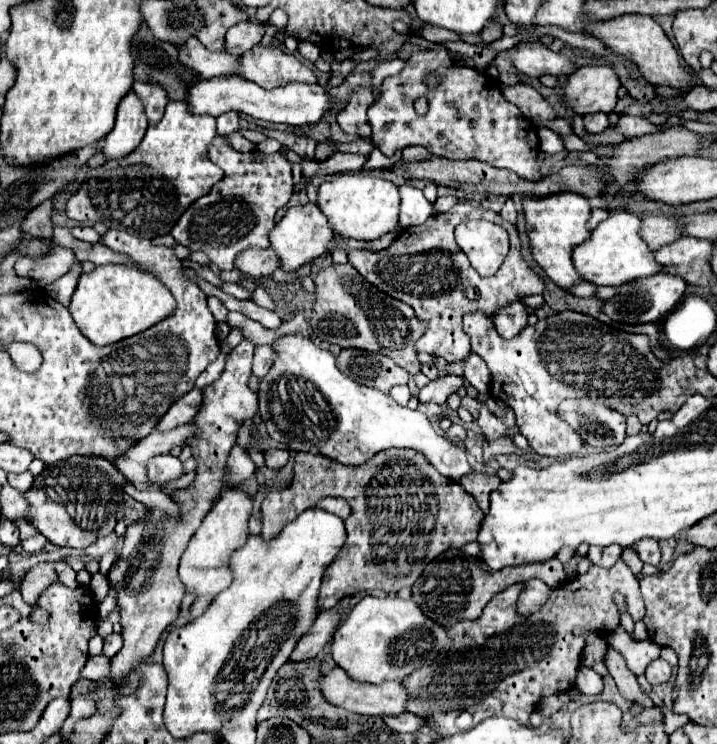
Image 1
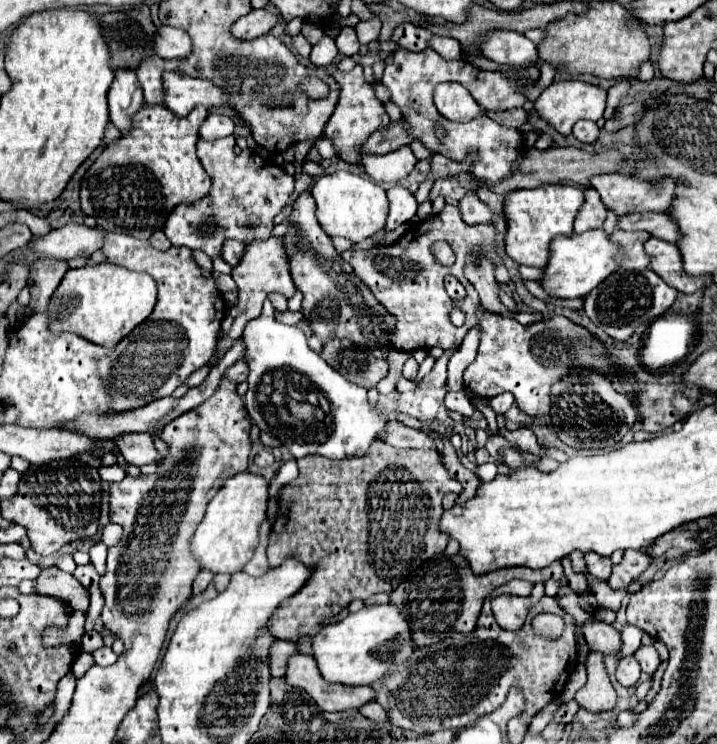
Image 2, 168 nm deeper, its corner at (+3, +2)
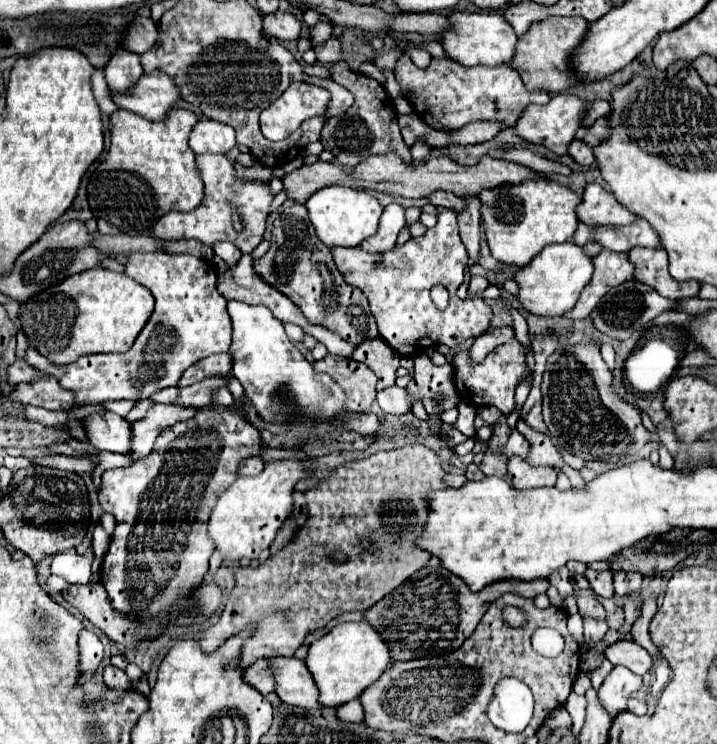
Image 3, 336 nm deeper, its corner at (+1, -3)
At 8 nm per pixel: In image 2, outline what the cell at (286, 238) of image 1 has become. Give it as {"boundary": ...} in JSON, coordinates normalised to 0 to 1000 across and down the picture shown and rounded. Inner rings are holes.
{"boundary":[[[374,320],[365,325],[351,325],[343,331],[343,339],[338,344],[338,349],[332,352],[332,358],[324,360],[321,371],[326,374],[329,384],[332,384],[332,398],[335,406],[318,417],[315,427],[310,430],[310,441],[307,441],[307,452],[304,452],[304,462],[298,470],[298,481],[293,487],[293,492],[301,492],[301,487],[324,468],[326,460],[332,460],[338,454],[338,444],[343,438],[346,430],[357,427],[365,417],[365,406],[374,401],[377,392],[388,392],[393,398],[399,398],[402,403],[410,398],[413,387],[410,379],[404,374],[402,358],[399,358],[399,336],[393,331],[393,320]]]}

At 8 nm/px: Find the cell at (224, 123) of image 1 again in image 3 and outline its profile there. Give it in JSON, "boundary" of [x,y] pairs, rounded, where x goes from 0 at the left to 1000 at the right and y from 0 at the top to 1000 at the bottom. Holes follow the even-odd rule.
{"boundary":[[[279,160],[265,181],[265,198],[271,206],[318,206],[329,195],[326,173],[307,163]]]}

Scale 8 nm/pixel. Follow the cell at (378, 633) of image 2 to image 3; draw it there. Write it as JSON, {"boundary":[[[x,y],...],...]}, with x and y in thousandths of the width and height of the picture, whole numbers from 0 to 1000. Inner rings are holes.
{"boundary":[[[474,837],[460,851],[438,862],[430,872],[430,883],[424,886],[432,899],[441,921],[446,923],[446,945],[455,950],[474,950],[505,934],[510,923],[516,923],[547,891],[541,864],[524,853],[524,845],[505,837]]]}

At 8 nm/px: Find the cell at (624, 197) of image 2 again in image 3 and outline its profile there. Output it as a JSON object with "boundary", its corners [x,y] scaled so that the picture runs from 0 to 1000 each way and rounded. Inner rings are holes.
{"boundary":[[[834,246],[817,249],[803,286],[806,294],[820,302],[876,302],[890,294],[890,289],[876,284],[851,257],[842,257]]]}

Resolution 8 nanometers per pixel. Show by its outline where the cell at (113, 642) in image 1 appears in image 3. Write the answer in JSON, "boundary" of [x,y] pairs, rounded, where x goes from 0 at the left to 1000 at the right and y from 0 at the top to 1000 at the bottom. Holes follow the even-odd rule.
{"boundary":[[[148,894],[142,899],[142,910],[145,910],[145,918],[151,923],[179,923],[179,918],[181,918],[176,905],[159,894]]]}

